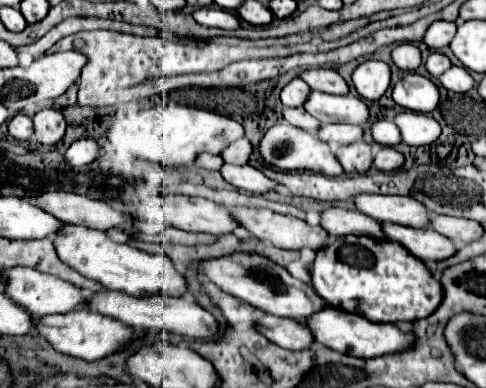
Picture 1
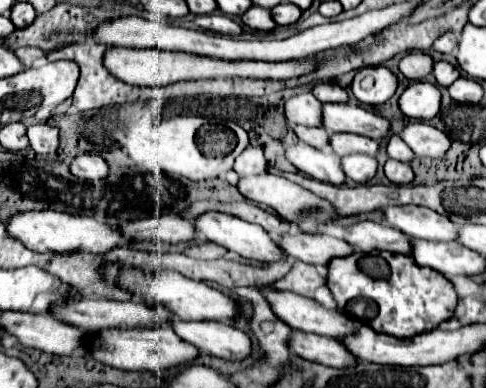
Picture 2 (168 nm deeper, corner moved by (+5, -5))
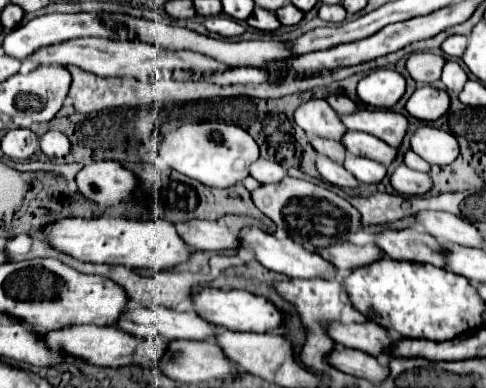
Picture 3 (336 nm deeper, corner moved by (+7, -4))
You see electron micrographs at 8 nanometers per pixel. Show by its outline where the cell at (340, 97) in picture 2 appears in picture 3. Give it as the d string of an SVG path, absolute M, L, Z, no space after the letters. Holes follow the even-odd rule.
M331 95L331 97L327 97L327 103L329 103L339 115L347 115L347 113L353 113L353 111L357 109L355 101L351 101L351 99L345 97L345 95Z

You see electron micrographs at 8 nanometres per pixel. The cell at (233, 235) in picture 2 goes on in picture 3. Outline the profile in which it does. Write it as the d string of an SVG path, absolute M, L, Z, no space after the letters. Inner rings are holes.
M251 227L251 229L243 229L241 231L241 237L243 237L243 247L253 251L257 255L257 261L261 261L261 265L265 265L267 269L271 271L277 271L277 273L283 273L291 279L335 279L335 265L325 261L317 251L307 251L305 247L293 243L291 239L285 239L285 241L277 241L273 235L257 229L257 227Z

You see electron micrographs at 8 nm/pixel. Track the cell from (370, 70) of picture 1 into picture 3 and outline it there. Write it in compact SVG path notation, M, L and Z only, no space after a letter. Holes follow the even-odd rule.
M377 69L359 81L357 95L371 107L391 109L403 97L405 87L405 77L397 71Z

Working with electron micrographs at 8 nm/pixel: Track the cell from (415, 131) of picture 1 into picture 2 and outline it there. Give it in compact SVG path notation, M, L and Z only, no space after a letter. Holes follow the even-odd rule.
M411 122L403 128L401 138L417 156L439 158L449 148L449 138L427 122Z

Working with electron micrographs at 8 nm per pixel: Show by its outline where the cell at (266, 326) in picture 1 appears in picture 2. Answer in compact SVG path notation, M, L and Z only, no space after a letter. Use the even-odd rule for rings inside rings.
M293 330L289 334L287 346L291 348L291 352L301 356L303 360L319 362L319 364L325 364L325 366L343 368L343 366L355 364L355 356L351 356L343 348L343 344L339 344L337 340L327 338L327 336L307 334L307 332L301 332L301 330Z

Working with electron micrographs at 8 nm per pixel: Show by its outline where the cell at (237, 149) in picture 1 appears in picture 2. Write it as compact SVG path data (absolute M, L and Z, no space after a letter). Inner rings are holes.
M249 146L245 148L235 164L233 164L233 170L239 174L239 176L251 176L251 174L263 174L267 170L267 160L263 158L263 150L257 148L257 146Z

